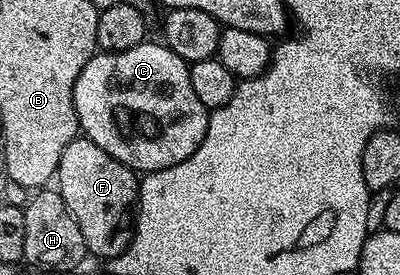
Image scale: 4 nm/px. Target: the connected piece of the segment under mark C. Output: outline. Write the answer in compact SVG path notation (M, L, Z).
M144 39L139 43L132 43L124 48L128 49L122 50L121 53L104 53L104 51L97 51L97 53L88 60L86 67L82 67L82 71L74 83L74 99L72 100L76 108L76 114L80 120L80 133L83 134L83 136L89 137L94 143L98 143L98 147L102 147L102 151L106 151L106 155L118 159L118 163L135 169L141 174L147 175L159 169L174 167L178 163L185 161L190 155L194 155L194 151L202 143L202 139L206 135L210 110L198 100L198 95L194 95L194 87L190 87L189 62L183 61L178 54L169 49L164 43L155 45L154 42Z

